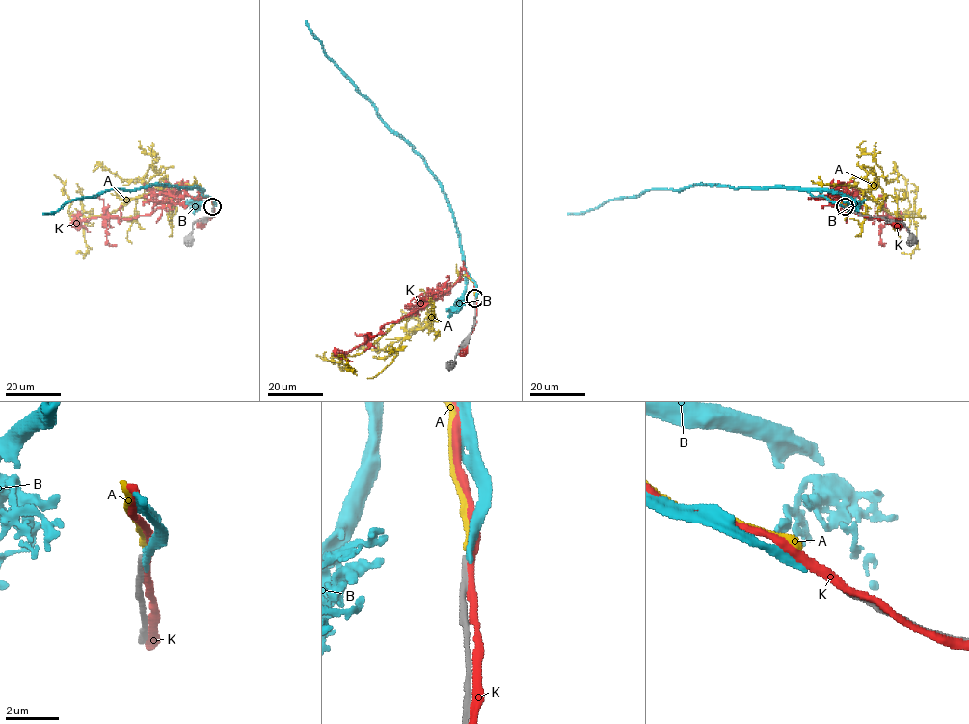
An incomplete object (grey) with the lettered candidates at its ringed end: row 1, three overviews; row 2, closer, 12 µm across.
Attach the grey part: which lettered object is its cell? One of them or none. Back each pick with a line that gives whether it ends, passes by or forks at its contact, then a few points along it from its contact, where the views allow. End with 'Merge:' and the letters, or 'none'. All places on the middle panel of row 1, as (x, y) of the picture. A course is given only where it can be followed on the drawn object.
A: it ends; course (475, 299), (473, 282), (463, 274), (364, 351), (334, 358), (349, 370), (347, 360), (338, 355)
Merge: A

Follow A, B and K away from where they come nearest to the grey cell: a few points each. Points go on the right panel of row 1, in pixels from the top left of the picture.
A: (846, 206), (823, 197), (820, 187), (857, 187), (890, 213), (913, 216), (917, 247), (911, 253), (901, 254)
B: (846, 206), (793, 188), (692, 184), (649, 189), (567, 214)
K: (848, 208), (858, 214), (897, 224)

